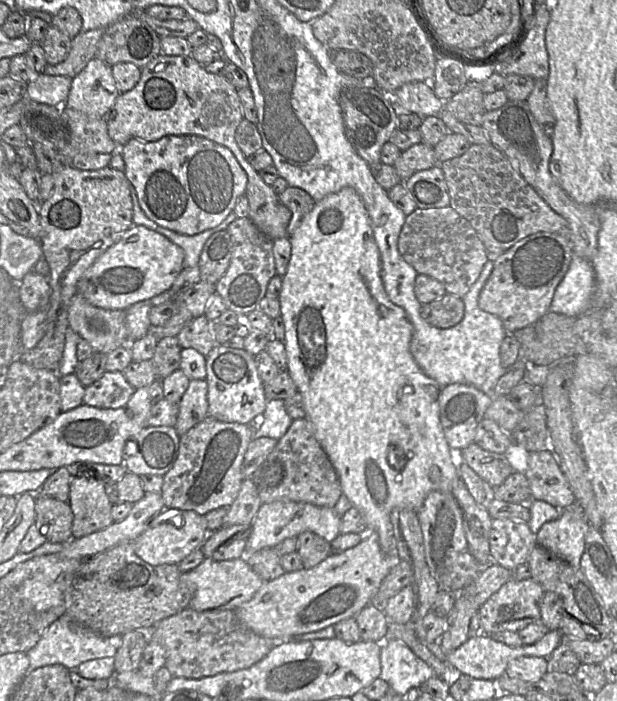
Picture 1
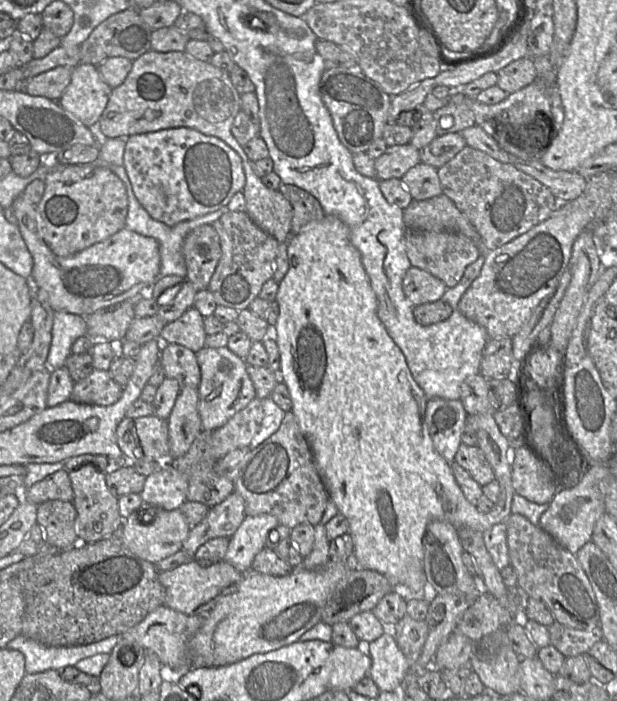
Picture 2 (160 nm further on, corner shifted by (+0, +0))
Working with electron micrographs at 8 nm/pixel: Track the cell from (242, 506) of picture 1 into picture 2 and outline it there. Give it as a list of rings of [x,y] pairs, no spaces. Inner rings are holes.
[[[233,491],[223,502],[210,507],[207,516],[199,524],[191,527],[182,550],[193,559],[197,549],[207,541],[218,537],[230,538],[245,517],[244,500]]]

